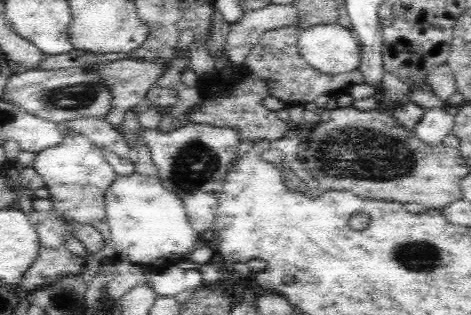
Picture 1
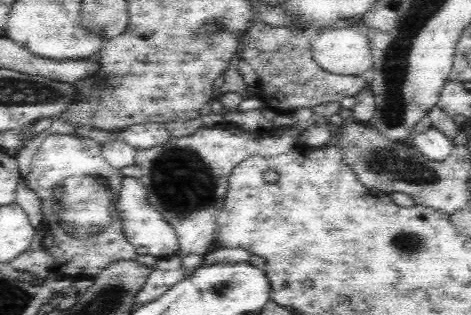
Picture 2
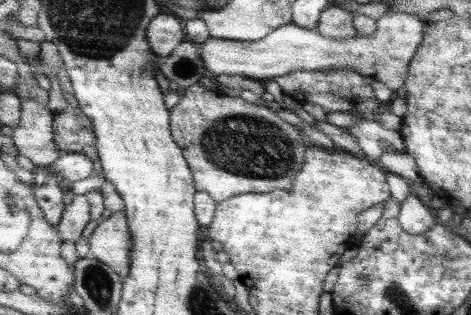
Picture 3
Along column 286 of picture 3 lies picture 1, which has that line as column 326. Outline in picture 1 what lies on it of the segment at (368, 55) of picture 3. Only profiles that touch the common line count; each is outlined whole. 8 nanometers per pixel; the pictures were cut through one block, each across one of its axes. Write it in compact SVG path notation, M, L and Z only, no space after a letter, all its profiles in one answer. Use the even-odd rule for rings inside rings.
M340 24L312 26L308 30L300 28L298 52L302 54L302 60L306 60L310 68L314 68L316 72L322 72L324 76L340 76L344 72L354 72L360 68L360 62L362 62L362 46L356 34Z

